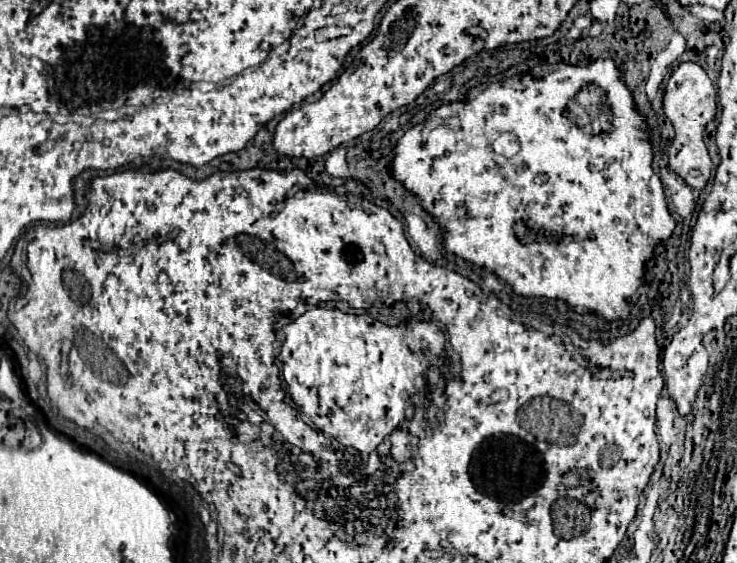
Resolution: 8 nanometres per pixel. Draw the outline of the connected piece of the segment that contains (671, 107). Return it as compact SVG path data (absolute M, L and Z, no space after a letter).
M682 62L672 70L664 90L664 114L668 116L675 130L672 144L668 148L669 167L692 188L702 190L712 170L712 160L704 146L702 132L708 121L716 116L716 90L714 94L710 94L710 78L700 64Z

